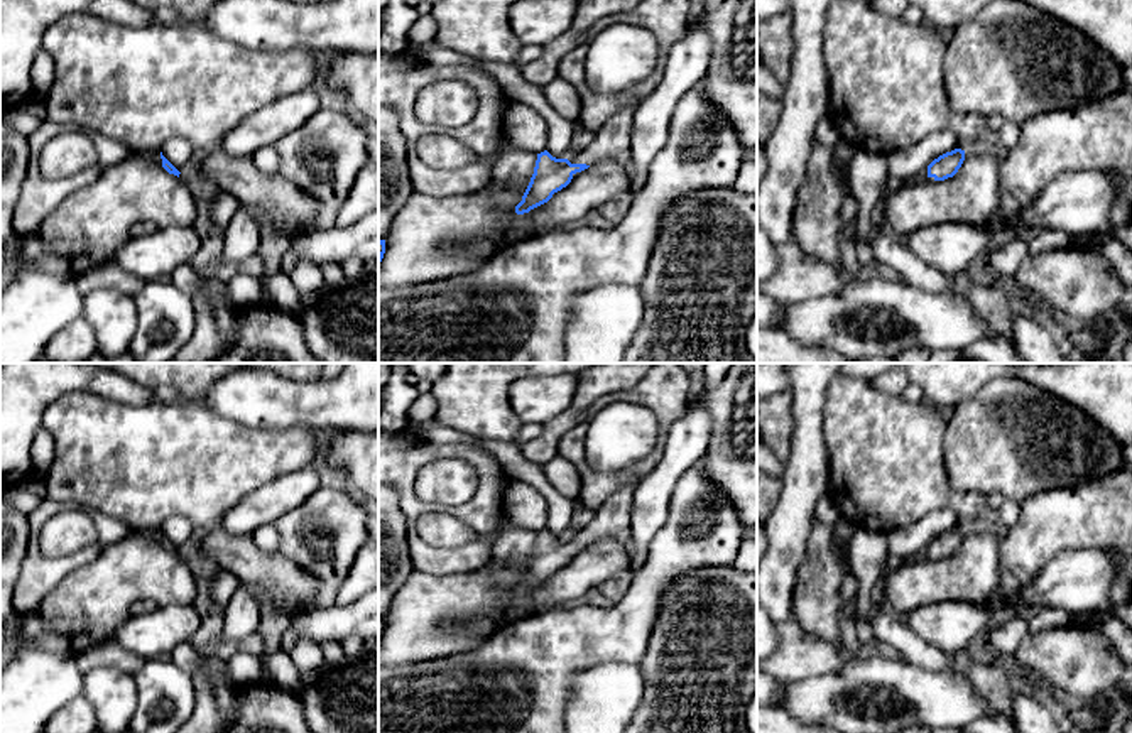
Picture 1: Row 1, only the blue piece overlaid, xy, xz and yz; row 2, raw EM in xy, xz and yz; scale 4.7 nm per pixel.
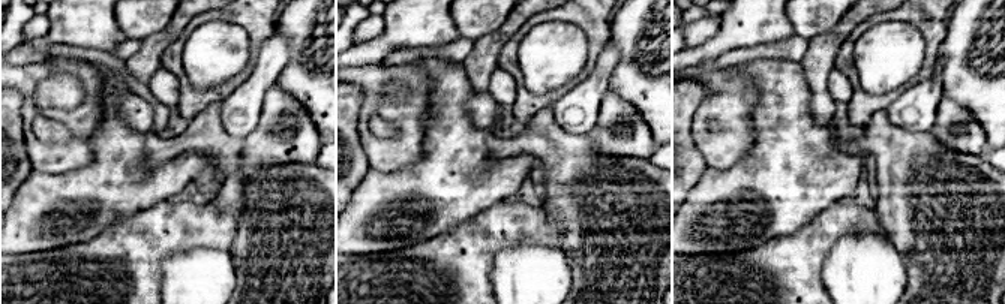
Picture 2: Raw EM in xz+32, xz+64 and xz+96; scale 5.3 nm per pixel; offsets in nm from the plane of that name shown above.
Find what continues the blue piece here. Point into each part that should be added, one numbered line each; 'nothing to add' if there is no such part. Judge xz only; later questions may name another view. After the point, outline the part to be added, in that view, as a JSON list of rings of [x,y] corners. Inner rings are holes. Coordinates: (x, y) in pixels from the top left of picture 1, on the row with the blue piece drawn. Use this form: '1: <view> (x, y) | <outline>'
1: xz (614, 141) | [[[639,103],[627,105],[613,113],[605,125],[595,132],[593,142],[578,155],[568,159],[571,164],[596,166],[607,160],[620,164],[630,177],[635,177],[637,166],[632,155],[632,122]]]

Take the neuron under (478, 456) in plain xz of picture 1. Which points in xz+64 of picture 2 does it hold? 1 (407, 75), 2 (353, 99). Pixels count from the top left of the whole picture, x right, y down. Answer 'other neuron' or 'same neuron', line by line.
1: same neuron
2: other neuron

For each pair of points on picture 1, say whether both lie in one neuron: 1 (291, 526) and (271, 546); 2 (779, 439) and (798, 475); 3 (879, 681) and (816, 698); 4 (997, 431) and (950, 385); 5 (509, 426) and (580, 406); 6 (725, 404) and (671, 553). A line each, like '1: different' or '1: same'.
1: different
2: different
3: same
4: different
5: different
6: different

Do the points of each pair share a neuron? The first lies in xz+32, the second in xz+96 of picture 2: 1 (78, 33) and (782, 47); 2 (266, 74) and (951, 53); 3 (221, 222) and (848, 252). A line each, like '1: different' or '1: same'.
1: different
2: different
3: different

